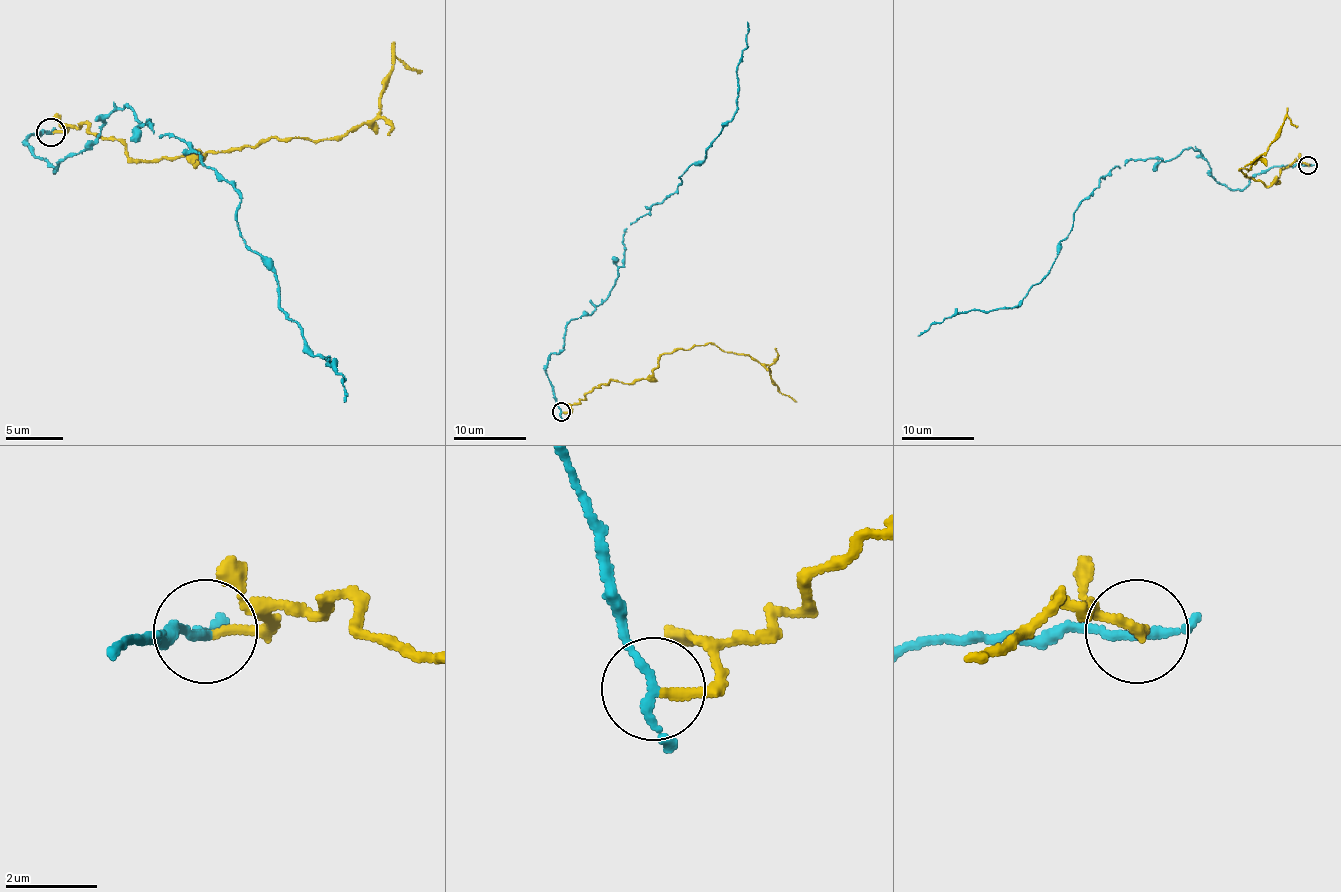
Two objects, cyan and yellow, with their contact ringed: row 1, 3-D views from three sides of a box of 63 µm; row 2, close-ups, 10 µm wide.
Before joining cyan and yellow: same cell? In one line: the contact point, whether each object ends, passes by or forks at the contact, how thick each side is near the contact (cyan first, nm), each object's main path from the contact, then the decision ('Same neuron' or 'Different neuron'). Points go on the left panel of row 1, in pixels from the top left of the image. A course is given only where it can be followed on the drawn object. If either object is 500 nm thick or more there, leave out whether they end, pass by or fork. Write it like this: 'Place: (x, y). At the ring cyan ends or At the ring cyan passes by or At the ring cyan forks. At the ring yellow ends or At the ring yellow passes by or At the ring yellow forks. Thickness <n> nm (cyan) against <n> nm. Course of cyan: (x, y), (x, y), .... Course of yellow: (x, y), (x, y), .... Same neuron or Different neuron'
Place: (50, 132). At the ring cyan passes by. At the ring yellow ends. Thickness 180 nm (cyan) against 200 nm. Course of cyan: (49, 133), (27, 141), (52, 170), (124, 107), (181, 138), (239, 193), (239, 236), (345, 402). Course of yellow: (52, 133), (84, 124), (130, 158), (193, 164), (265, 138), (342, 138), (379, 110), (396, 58), (422, 72). Different neuron

